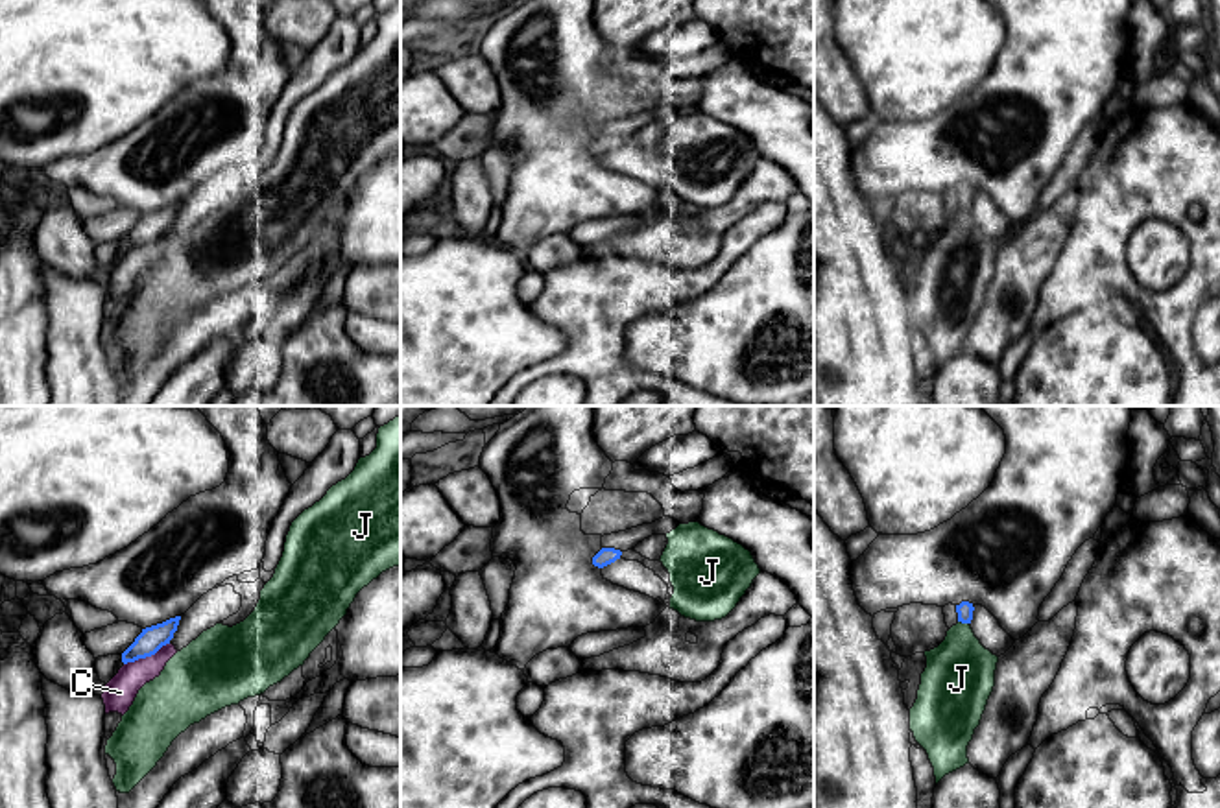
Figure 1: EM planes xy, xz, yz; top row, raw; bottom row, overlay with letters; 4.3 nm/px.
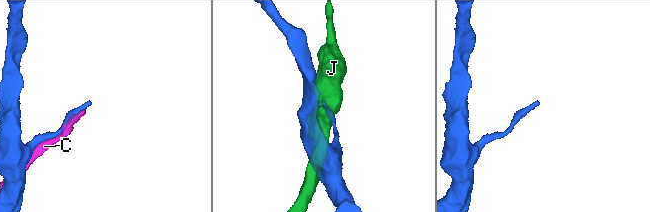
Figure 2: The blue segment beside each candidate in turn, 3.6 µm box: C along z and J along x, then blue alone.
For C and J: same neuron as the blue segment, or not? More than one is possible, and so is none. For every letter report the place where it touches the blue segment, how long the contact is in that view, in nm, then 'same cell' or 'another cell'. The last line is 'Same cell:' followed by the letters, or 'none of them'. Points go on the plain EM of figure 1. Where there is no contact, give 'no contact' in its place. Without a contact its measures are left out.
C: xy (146, 242) | 220 nm | another cell
J: yz (964, 209) | 50 nm | another cell
Same cell: none of them

